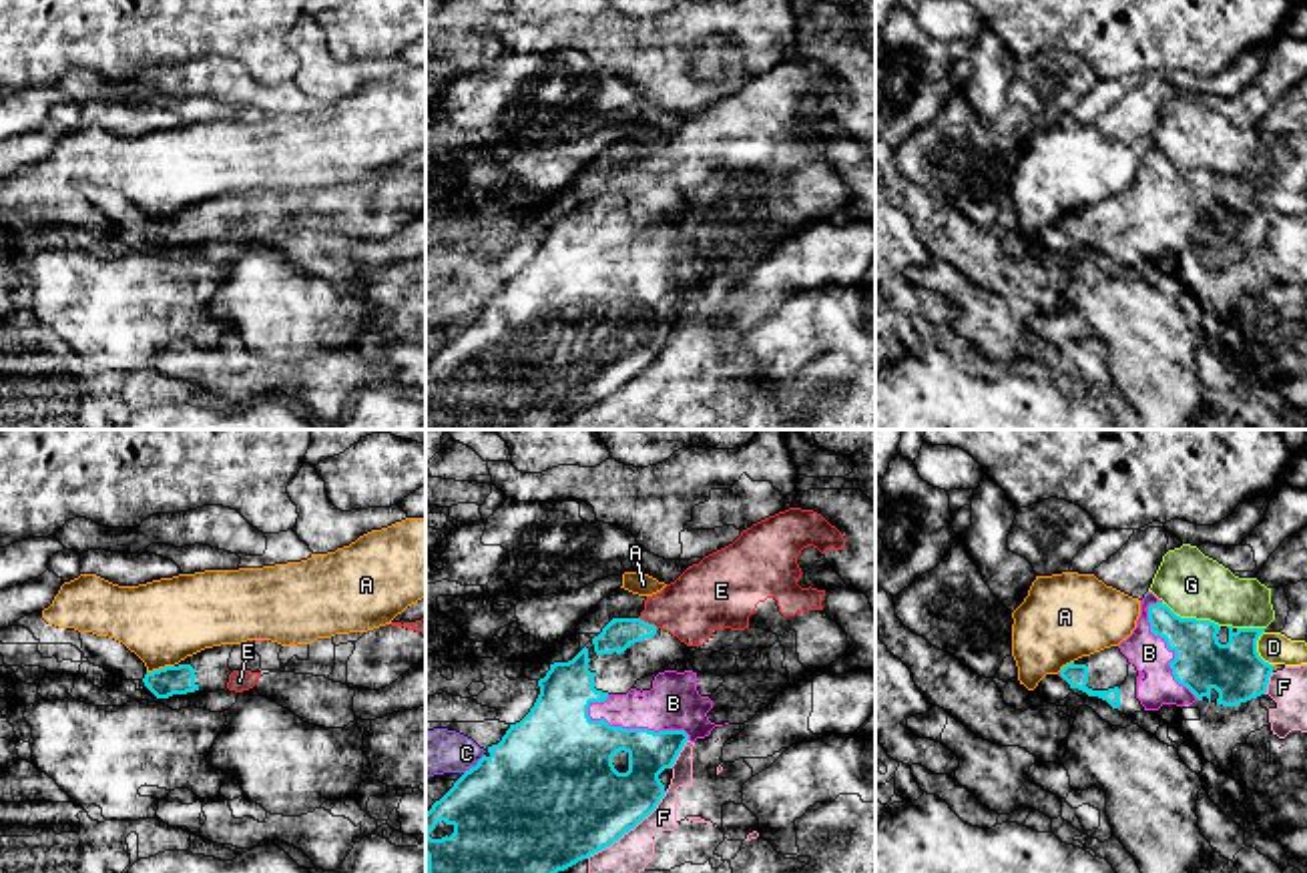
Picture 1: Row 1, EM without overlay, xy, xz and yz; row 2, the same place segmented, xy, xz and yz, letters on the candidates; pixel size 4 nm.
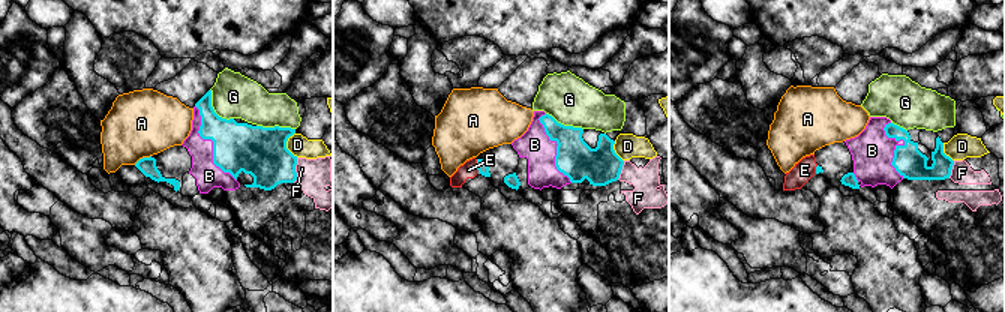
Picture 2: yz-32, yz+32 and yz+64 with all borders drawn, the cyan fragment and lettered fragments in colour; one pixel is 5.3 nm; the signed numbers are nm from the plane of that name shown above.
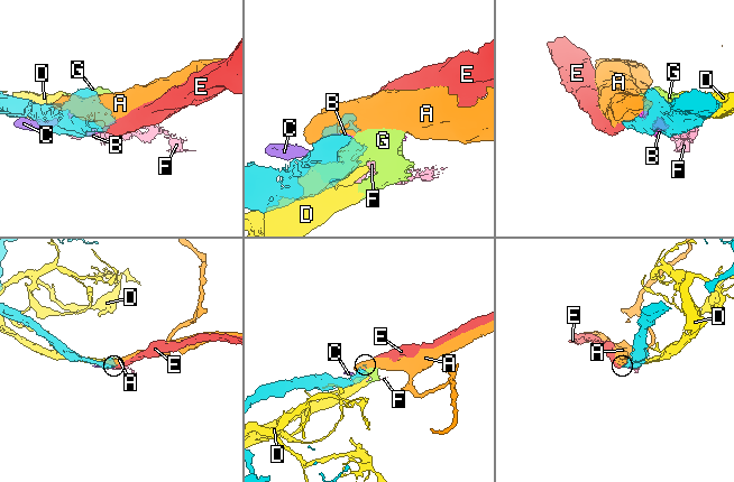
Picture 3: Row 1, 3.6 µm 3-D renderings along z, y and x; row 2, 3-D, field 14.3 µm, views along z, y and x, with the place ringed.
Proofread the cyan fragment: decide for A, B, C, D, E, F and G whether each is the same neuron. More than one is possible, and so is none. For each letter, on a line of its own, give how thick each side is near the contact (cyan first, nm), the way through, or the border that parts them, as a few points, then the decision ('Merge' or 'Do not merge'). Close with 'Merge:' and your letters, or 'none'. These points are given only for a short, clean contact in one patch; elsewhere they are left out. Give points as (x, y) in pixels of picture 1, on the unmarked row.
A: Thickness 120 nm (cyan) against 340 nm. Do not merge
B: Thickness 280 nm (cyan) against 220 nm. Merge
C: Thickness 500 nm (cyan) against 190 nm. Boundary: xz (484, 306), (464, 324). Do not merge
D: Thickness 220 nm (cyan) against 130 nm. Do not merge
E: Thickness 120 nm (cyan) against 260 nm. Path across: xz (619, 183), (647, 173), (703, 149). Merge
F: Thickness 440 nm (cyan) against 160 nm. Do not merge
G: Thickness 220 nm (cyan) against 260 nm. Do not merge
Merge: B, E

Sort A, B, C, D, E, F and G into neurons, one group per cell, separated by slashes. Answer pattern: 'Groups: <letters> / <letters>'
Groups: A C / B E / D G / F

